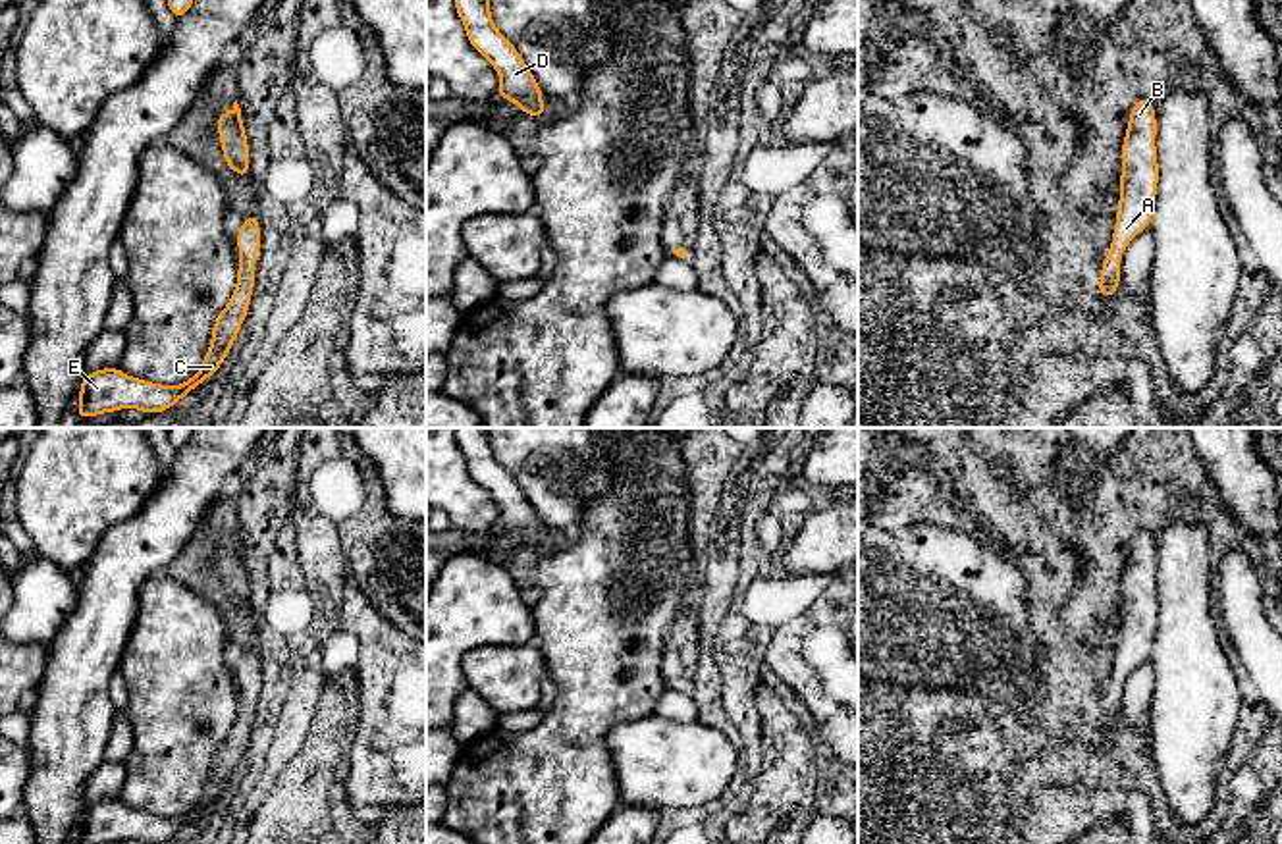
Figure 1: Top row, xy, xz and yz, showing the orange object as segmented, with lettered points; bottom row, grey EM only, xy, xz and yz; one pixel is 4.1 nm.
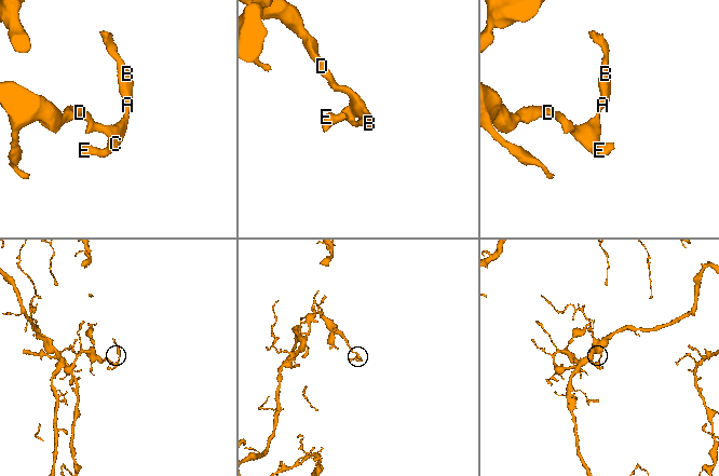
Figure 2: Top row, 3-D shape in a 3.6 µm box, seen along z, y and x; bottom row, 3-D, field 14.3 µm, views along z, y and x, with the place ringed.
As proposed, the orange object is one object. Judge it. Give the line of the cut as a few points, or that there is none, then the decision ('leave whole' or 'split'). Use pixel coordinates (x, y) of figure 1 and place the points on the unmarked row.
no cut; leave whole

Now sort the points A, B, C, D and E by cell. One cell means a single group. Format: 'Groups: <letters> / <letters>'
Groups: A B C D E

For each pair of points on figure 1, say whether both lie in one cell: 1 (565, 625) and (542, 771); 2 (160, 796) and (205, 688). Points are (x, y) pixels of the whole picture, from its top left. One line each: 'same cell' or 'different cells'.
1: same cell
2: same cell

